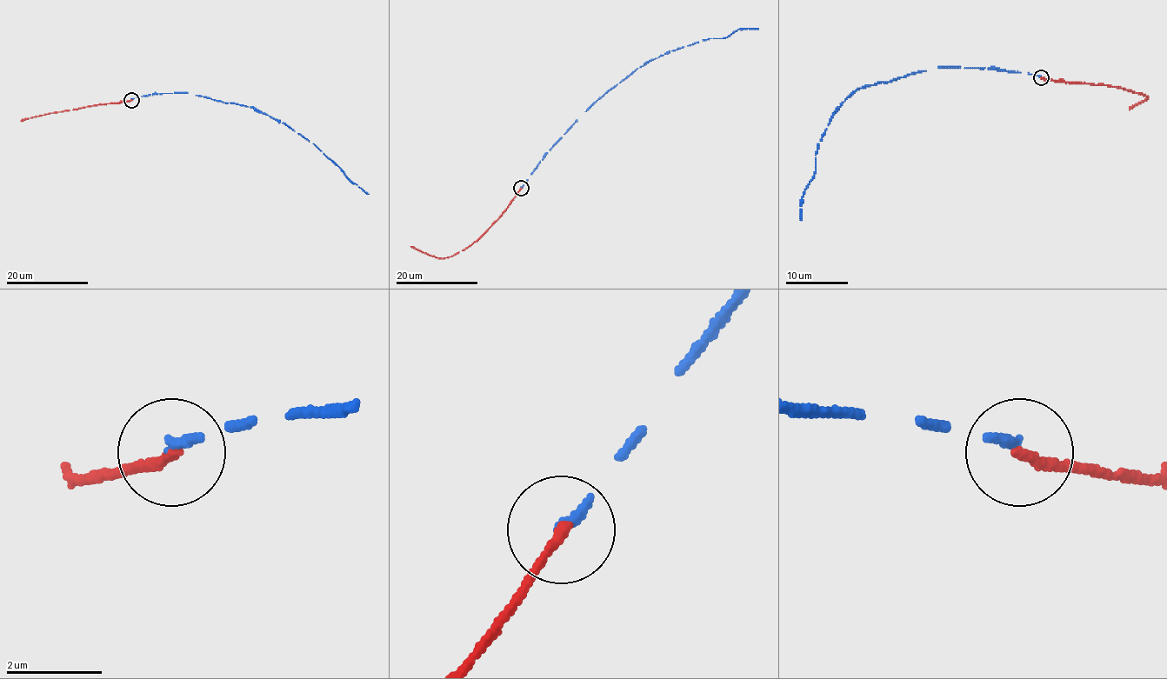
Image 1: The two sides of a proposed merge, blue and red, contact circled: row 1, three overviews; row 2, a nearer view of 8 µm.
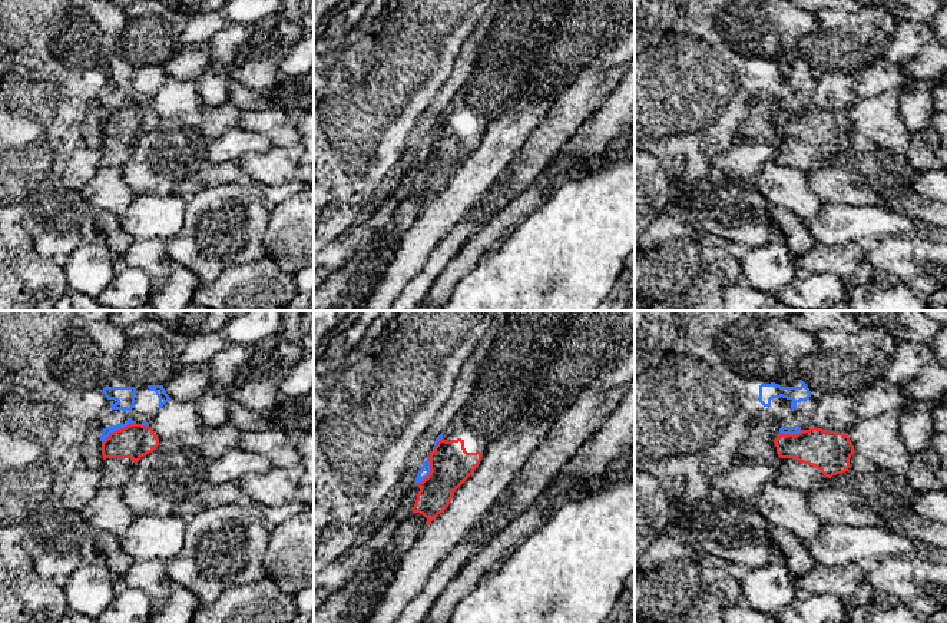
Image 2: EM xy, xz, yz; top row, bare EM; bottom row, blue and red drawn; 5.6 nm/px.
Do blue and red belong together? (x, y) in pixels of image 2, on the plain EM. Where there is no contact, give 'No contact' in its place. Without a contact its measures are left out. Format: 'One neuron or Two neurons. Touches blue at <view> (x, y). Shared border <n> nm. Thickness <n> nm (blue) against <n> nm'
Two neurons. Touches blue at xy (118, 108). Shared border 220 nm. Thickness 50 nm (blue) against 190 nm

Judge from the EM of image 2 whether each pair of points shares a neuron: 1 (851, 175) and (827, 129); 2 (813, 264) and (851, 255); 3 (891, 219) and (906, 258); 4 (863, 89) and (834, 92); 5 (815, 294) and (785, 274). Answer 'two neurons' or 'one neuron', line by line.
1: two neurons
2: one neuron
3: two neurons
4: two neurons
5: two neurons

